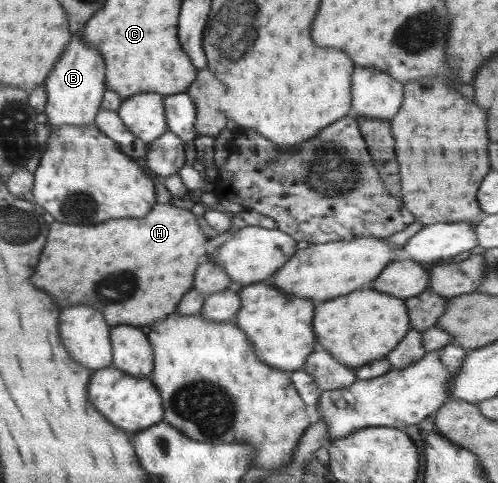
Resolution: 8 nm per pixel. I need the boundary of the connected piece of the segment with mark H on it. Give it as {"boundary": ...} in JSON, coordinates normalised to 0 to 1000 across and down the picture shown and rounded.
{"boundary":[[[313,418],[307,424],[307,433],[295,445],[287,445],[287,451],[223,451],[223,455],[203,460],[195,468],[155,468],[155,464],[143,468],[143,464],[106,460],[102,464],[102,509],[94,509],[94,526],[86,526],[86,551],[78,551],[78,567],[70,567],[70,592],[78,592],[82,600],[98,600],[98,588],[102,588],[102,609],[106,609],[106,617],[118,617],[118,634],[122,638],[147,634],[151,621],[159,629],[183,629],[187,638],[195,638],[199,646],[211,650],[209,663],[215,665],[215,673],[221,679],[239,673],[259,673],[279,679],[291,671],[301,675],[311,665],[333,658],[339,650],[351,646],[365,613],[386,596],[392,559],[412,540],[412,526],[416,526],[412,505],[416,505],[416,497],[418,491],[406,480],[404,470],[400,470],[396,445],[384,441],[380,433],[367,433],[365,427],[353,429],[349,418],[335,422]]]}

